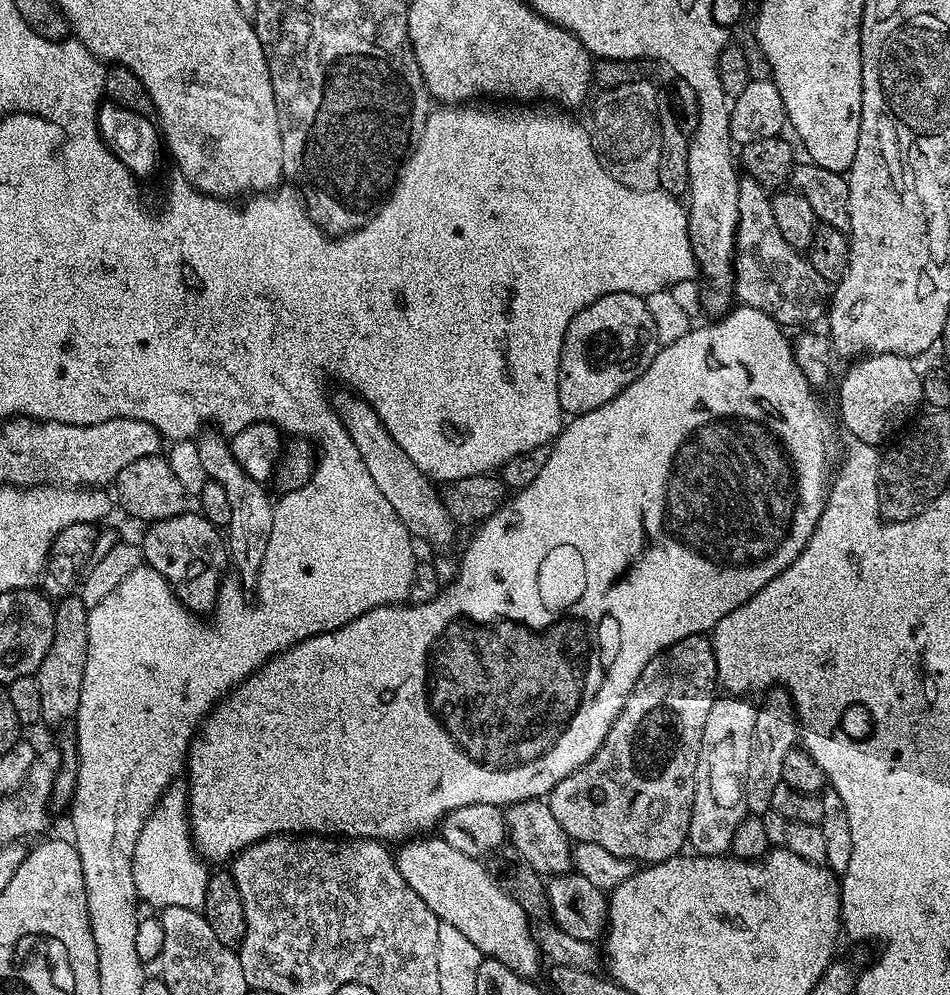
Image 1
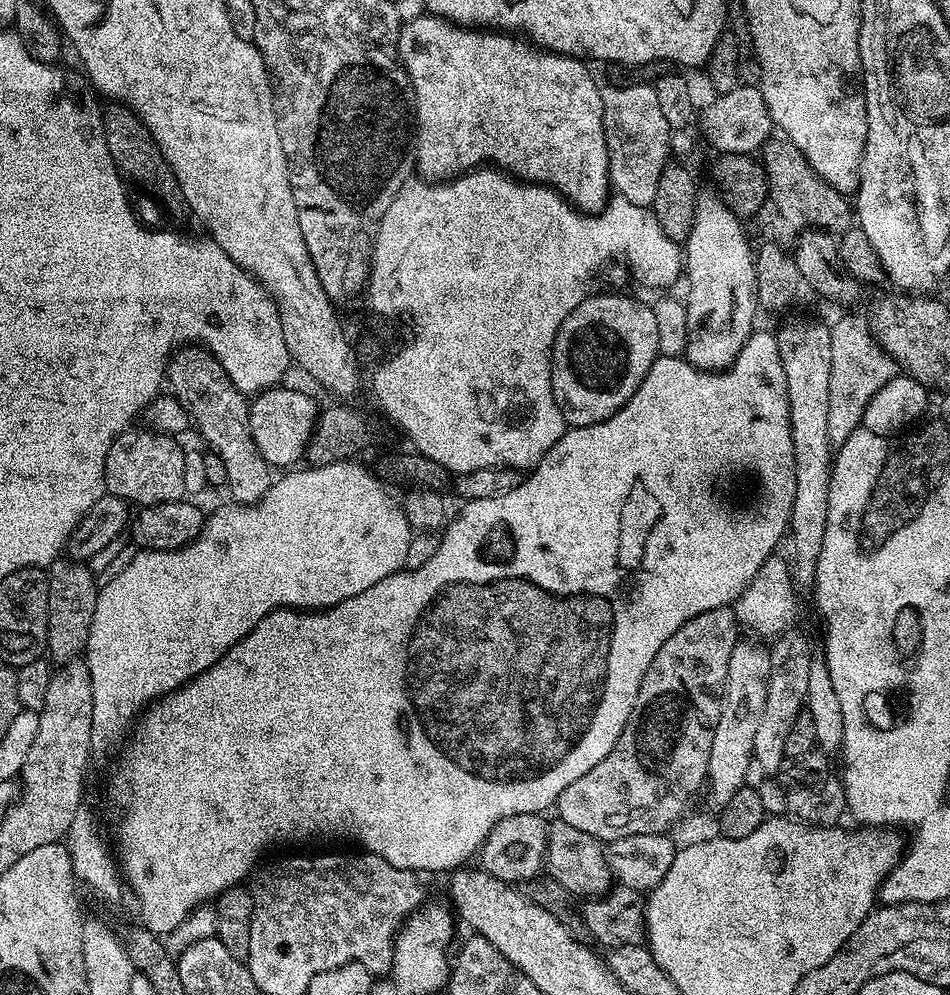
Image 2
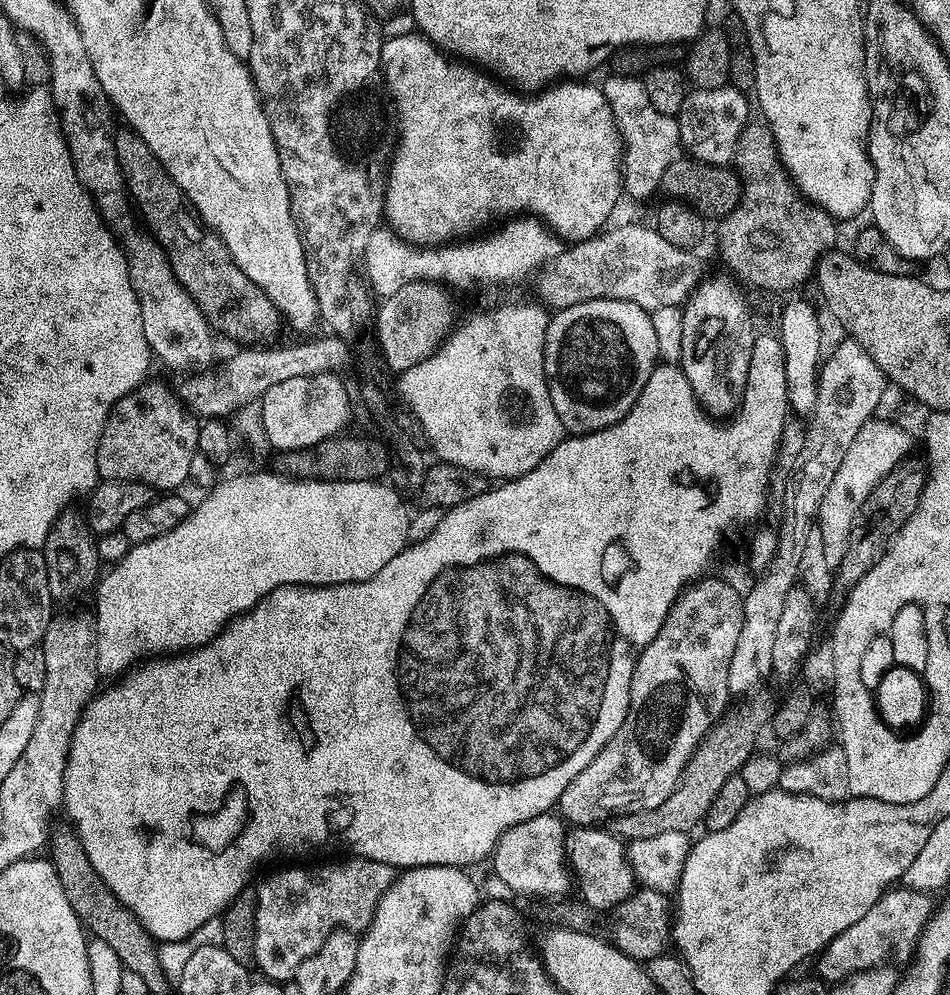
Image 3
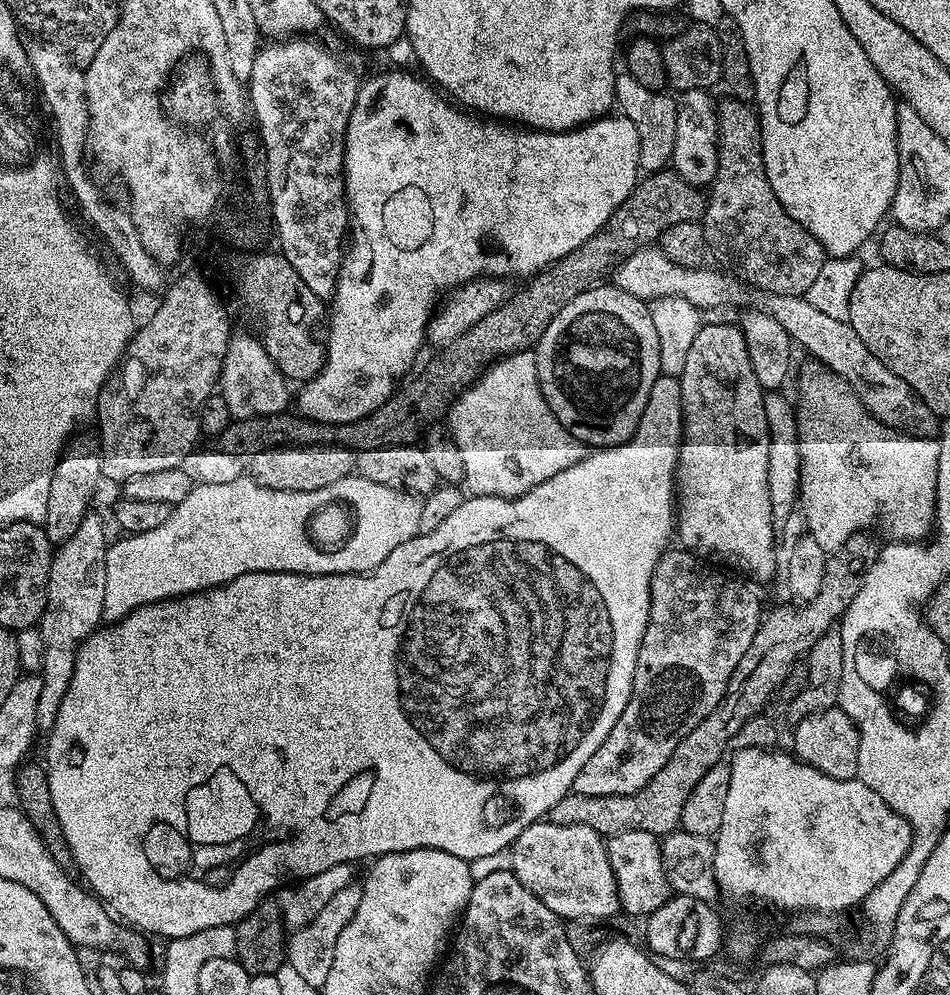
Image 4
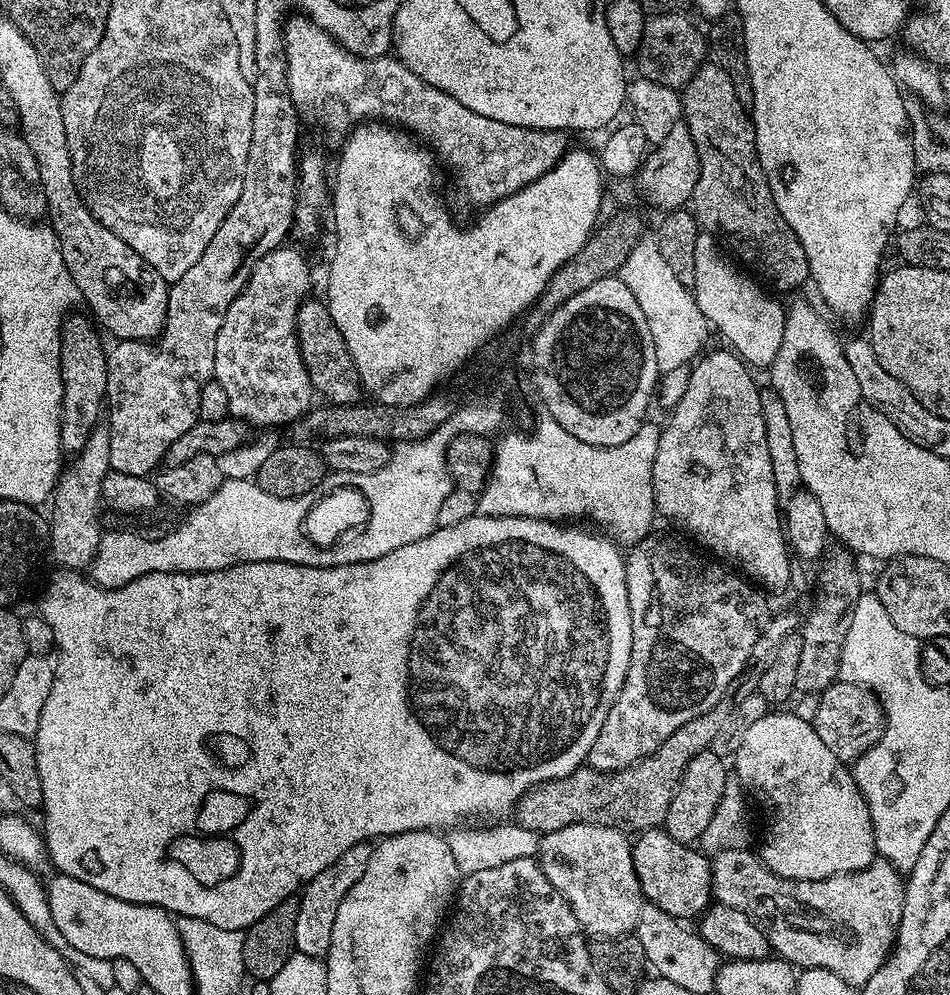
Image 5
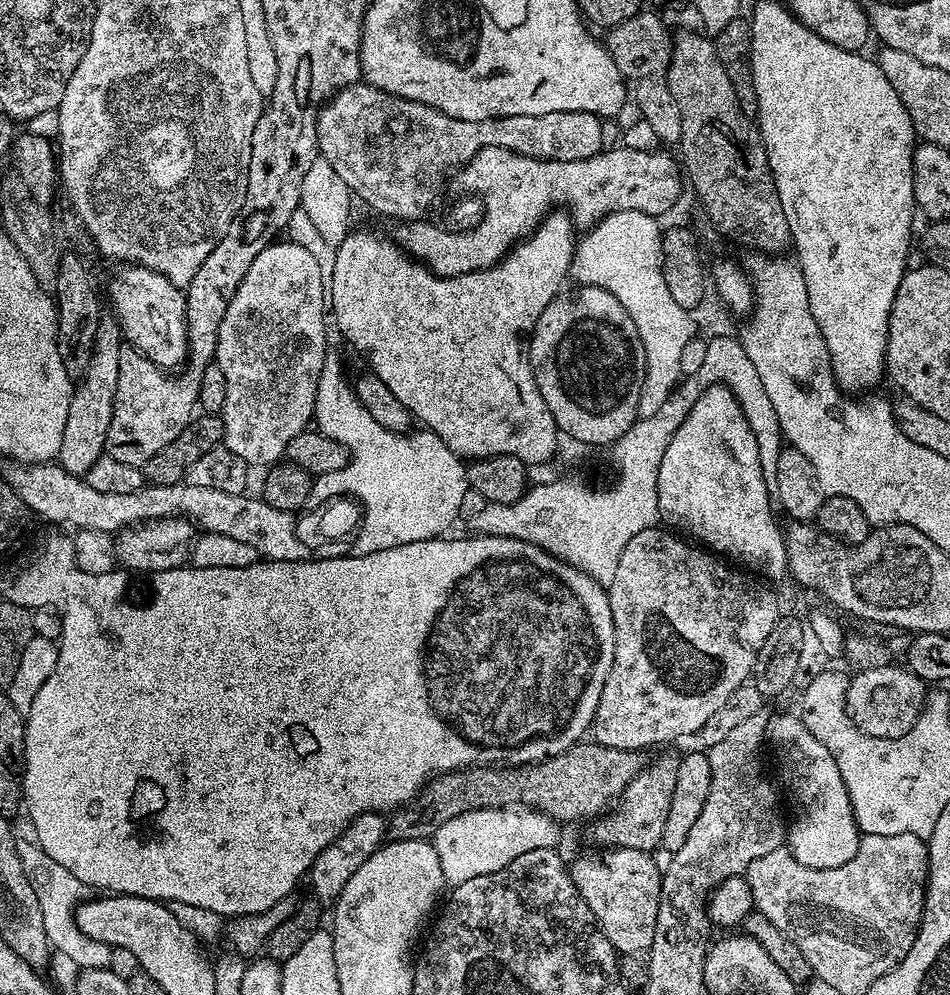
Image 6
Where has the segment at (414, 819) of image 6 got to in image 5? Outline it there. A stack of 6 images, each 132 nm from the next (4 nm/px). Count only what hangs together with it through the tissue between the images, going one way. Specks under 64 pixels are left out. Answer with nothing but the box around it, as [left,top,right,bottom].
[515,615,798,834]

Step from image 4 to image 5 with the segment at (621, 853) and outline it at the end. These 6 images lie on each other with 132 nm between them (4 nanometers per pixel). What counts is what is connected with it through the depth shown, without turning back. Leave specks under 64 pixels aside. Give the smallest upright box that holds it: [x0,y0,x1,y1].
[632,827,713,918]

